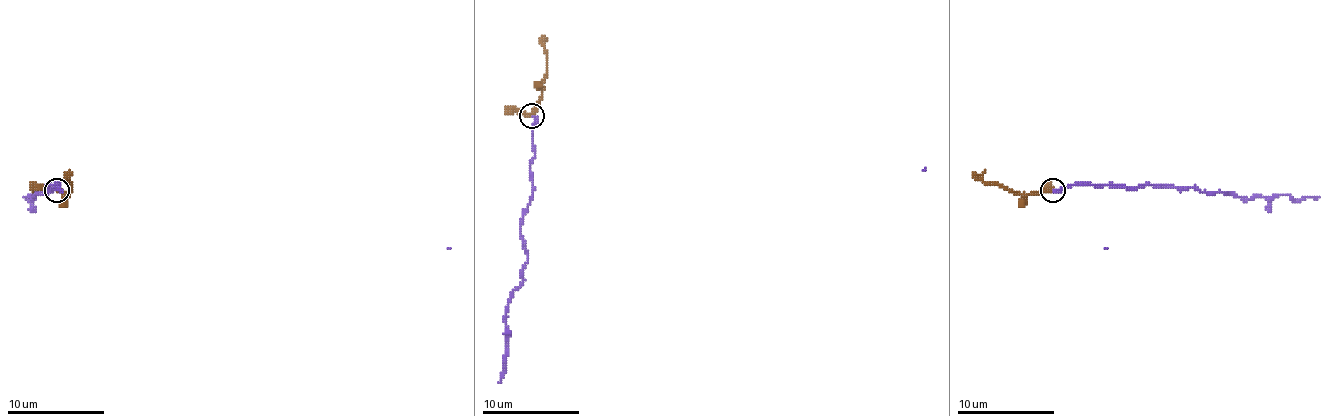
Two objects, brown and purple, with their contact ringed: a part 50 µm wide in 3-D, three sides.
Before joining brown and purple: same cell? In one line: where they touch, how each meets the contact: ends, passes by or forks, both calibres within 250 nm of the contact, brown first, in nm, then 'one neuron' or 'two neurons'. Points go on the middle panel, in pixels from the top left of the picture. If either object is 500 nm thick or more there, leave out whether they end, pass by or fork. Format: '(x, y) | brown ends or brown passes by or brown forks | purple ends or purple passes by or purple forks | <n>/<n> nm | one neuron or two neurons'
(532, 116) | brown passes by | purple ends | 280/240 nm | one neuron

